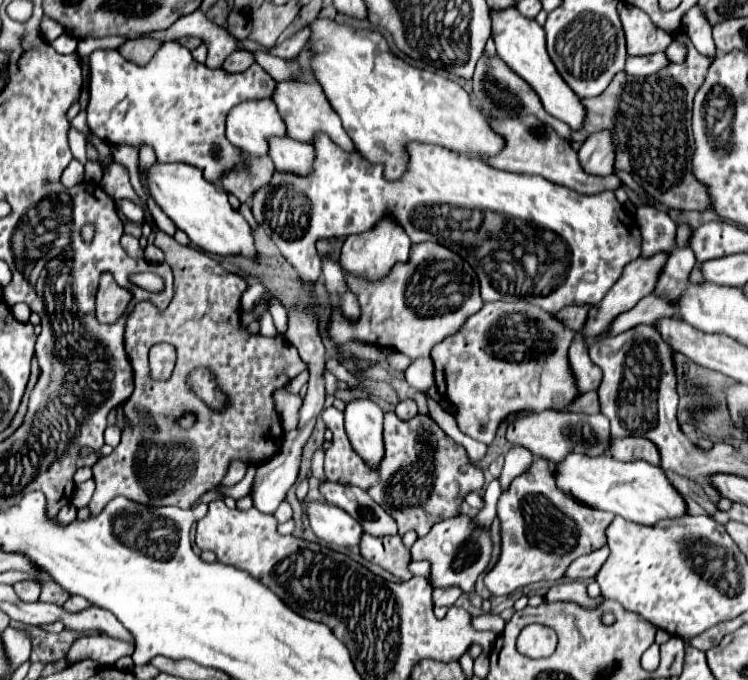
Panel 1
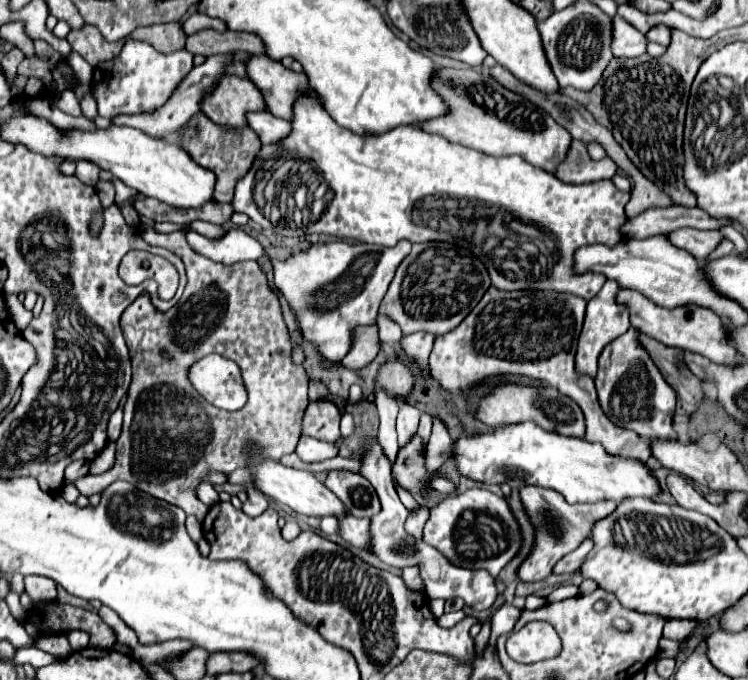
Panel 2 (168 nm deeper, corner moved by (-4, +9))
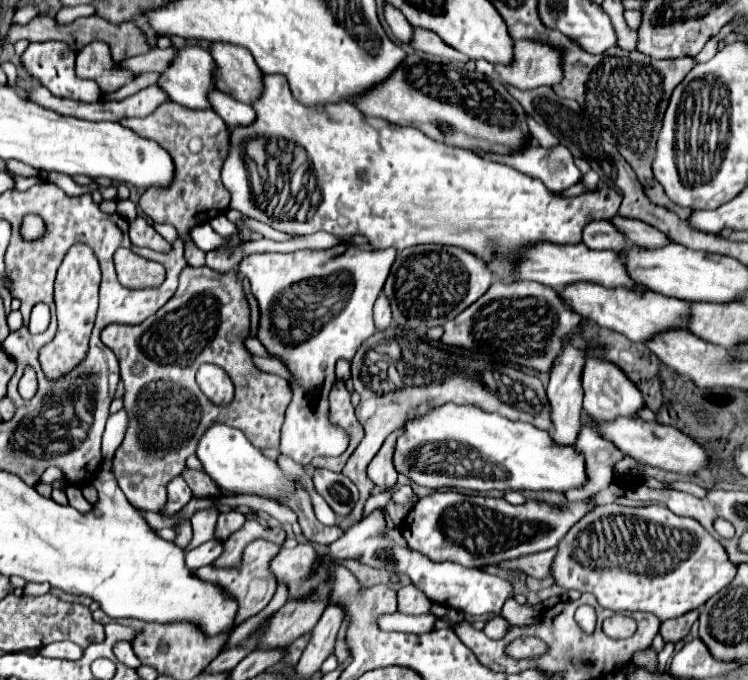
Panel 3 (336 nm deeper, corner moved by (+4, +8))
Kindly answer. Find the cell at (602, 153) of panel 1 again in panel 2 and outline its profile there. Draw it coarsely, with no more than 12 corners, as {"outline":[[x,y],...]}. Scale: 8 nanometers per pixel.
{"outline":[[572,141],[554,175],[564,183],[612,179],[608,157],[592,161],[582,141]]}

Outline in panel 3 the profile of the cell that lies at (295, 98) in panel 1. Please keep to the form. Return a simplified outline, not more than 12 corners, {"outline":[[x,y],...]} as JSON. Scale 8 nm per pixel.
{"outline":[[214,42],[216,88],[252,106],[264,92],[252,54]]}

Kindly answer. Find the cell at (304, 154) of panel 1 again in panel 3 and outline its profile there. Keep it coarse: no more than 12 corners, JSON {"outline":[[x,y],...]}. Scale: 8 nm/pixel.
{"outline":[[212,92],[212,110],[230,128],[256,120],[252,106],[224,92]]}

